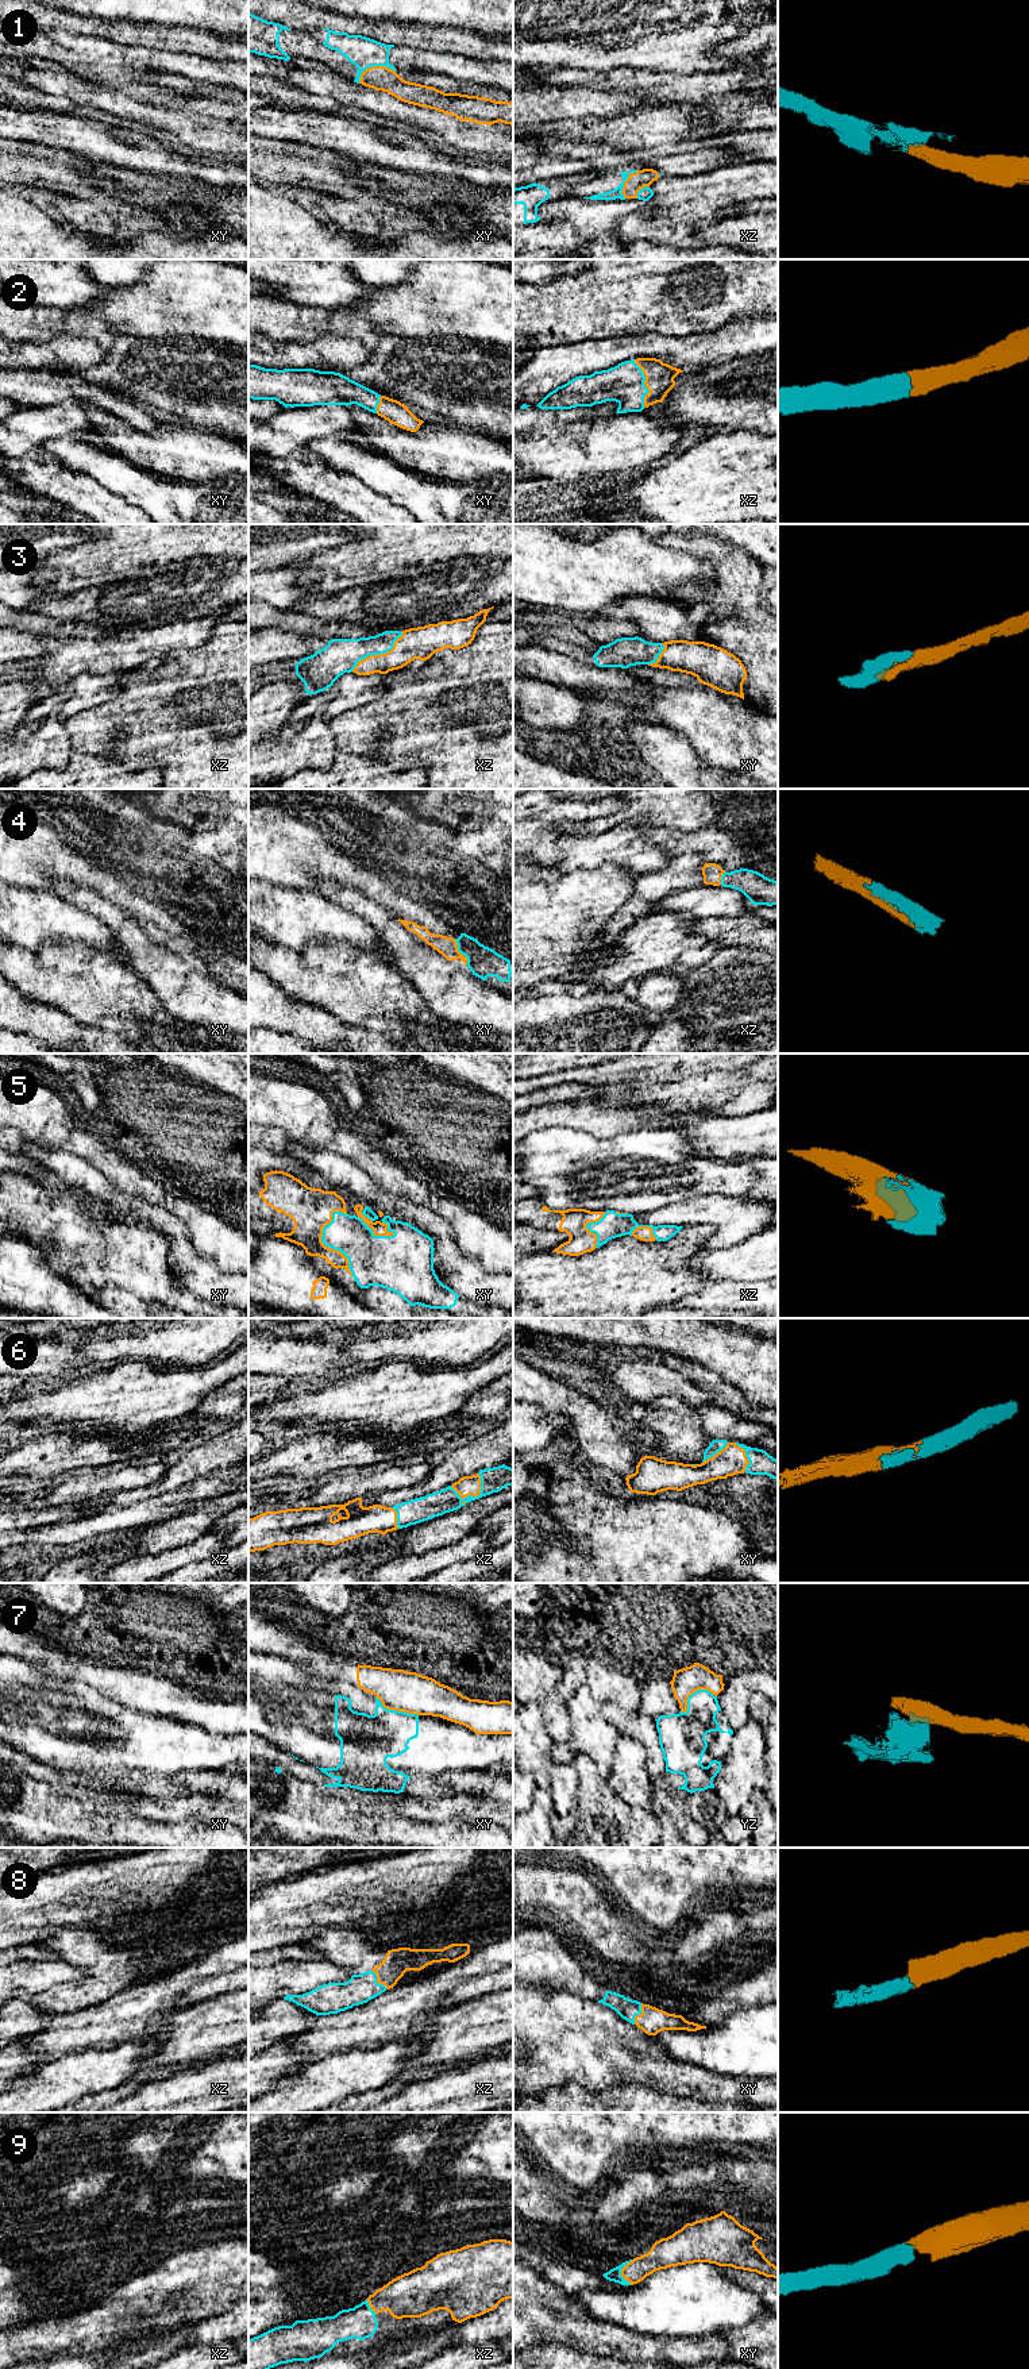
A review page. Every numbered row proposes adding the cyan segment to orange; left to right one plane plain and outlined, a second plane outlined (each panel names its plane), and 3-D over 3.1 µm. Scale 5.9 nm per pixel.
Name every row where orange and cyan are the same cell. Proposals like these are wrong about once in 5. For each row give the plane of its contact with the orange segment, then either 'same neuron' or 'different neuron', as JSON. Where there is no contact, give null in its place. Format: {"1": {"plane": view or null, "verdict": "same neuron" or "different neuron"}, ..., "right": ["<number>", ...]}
{"1": {"plane": "xy", "verdict": "same neuron"}, "2": {"plane": "xz", "verdict": "same neuron"}, "3": {"plane": "xz", "verdict": "same neuron"}, "4": {"plane": "xy", "verdict": "same neuron"}, "5": {"plane": "xy", "verdict": "same neuron"}, "6": {"plane": "xz", "verdict": "same neuron"}, "7": {"plane": "yz", "verdict": "different neuron"}, "8": {"plane": "xz", "verdict": "same neuron"}, "9": {"plane": "xy", "verdict": "same neuron"}, "right": ["1", "2", "3", "4", "5", "6", "8", "9"]}

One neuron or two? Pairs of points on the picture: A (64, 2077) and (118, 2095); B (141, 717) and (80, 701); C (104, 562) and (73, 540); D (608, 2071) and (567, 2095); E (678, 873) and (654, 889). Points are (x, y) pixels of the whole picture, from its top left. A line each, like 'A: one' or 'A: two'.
A: two
B: two
C: two
D: two
E: one

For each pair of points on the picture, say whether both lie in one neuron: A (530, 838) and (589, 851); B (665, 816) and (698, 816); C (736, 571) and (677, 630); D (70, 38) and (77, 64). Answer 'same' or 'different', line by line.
A: different
B: same
C: different
D: same

